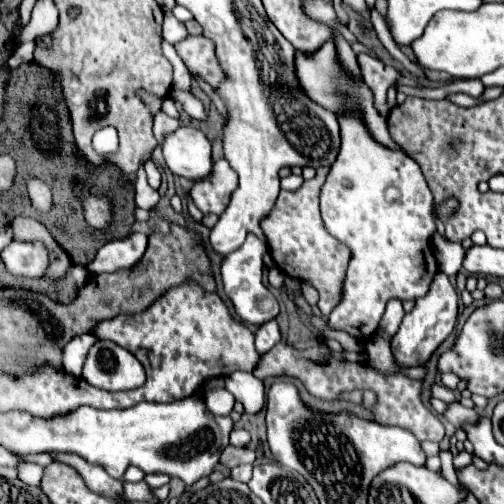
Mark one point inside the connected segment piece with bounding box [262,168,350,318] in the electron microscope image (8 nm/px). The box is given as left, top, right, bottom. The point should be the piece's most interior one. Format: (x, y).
(300, 245)

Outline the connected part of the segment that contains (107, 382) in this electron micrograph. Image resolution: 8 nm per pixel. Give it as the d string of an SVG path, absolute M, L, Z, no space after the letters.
M100 340L88 352L82 378L104 390L132 390L146 382L146 370L126 348Z

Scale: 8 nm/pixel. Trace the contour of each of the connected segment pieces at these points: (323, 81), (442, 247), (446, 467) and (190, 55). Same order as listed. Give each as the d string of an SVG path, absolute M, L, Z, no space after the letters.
M326 40L316 52L310 52L310 54L304 54L300 50L296 50L294 54L294 72L296 72L296 80L302 88L302 92L316 104L320 104L322 108L330 110L332 114L340 116L340 114L358 114L364 122L364 126L368 128L370 136L386 146L386 148L394 148L394 150L402 150L392 138L390 138L390 132L388 132L388 124L386 124L386 118L376 110L374 106L374 96L372 96L372 90L368 88L368 84L362 80L362 78L356 78L352 76L350 72L346 72L338 60L338 50L336 50L336 44L334 40Z
M438 232L432 234L430 244L434 248L434 256L438 260L438 268L446 272L448 276L456 275L462 268L466 250L462 248L460 242L452 242Z
M448 451L441 452L439 455L442 464L442 472L445 479L452 483L455 487L459 488L458 478L453 466L453 455Z
M186 36L184 40L174 44L178 56L186 64L192 78L200 78L208 82L214 90L218 90L220 82L226 80L226 72L218 62L216 46L206 36Z

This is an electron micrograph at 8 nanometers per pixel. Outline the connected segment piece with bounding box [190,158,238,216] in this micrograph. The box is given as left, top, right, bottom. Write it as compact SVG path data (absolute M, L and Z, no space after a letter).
M222 158L214 164L214 172L212 176L208 176L208 180L204 178L200 182L194 182L190 196L202 214L220 216L226 210L230 194L236 190L236 186L238 186L238 176L230 168L230 164Z

